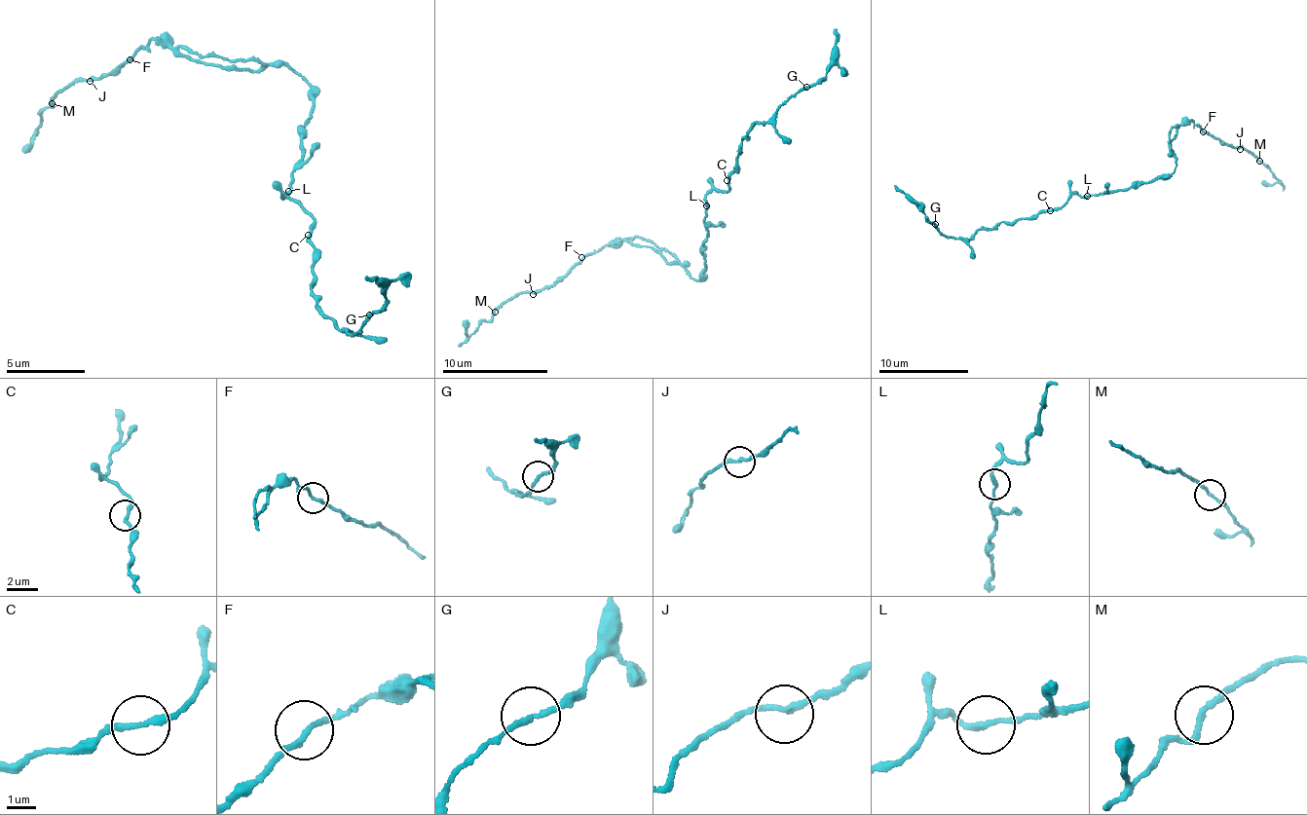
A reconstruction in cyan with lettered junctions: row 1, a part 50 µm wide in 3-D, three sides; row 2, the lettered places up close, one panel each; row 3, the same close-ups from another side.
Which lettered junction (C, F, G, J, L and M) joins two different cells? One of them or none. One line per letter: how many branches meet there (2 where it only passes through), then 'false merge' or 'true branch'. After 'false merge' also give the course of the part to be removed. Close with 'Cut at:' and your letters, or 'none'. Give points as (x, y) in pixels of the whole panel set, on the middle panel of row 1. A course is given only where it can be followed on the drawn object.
C: branches 2; true branch
F: branches 2; true branch
G: branches 2; true branch
J: branches 2; true branch
L: branches 2; true branch
M: branches 2; true branch
Cut at: none

